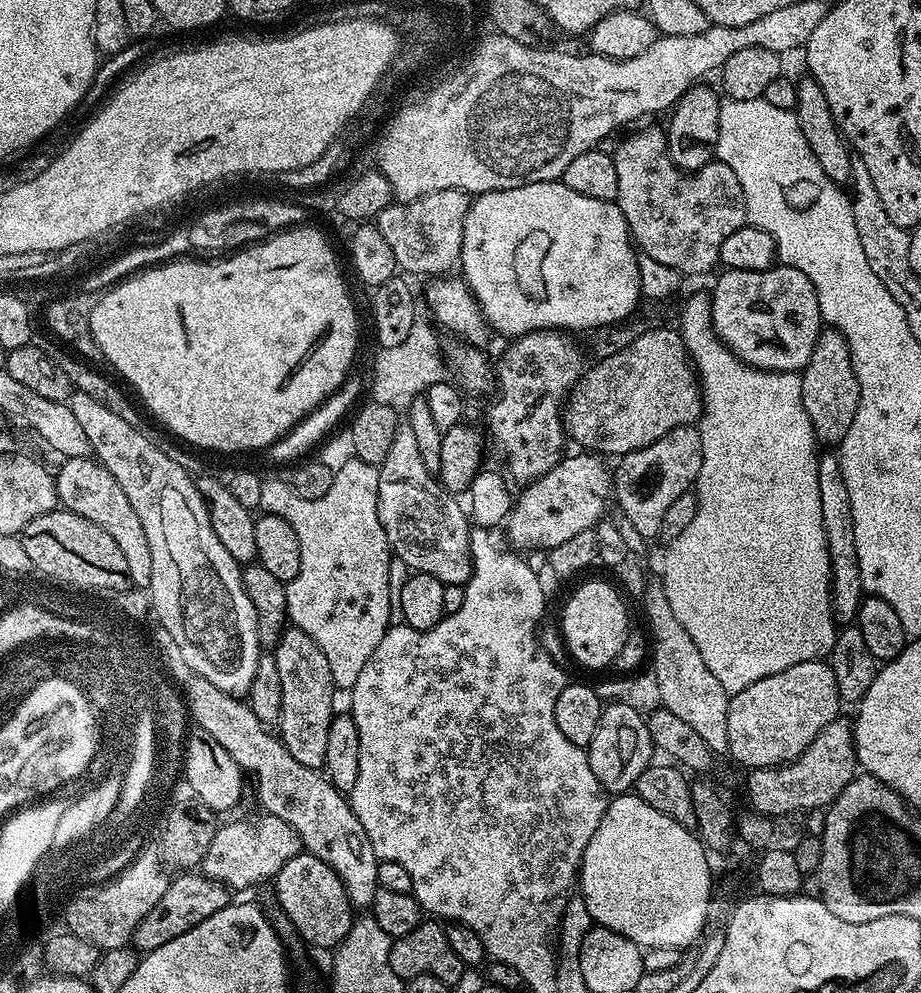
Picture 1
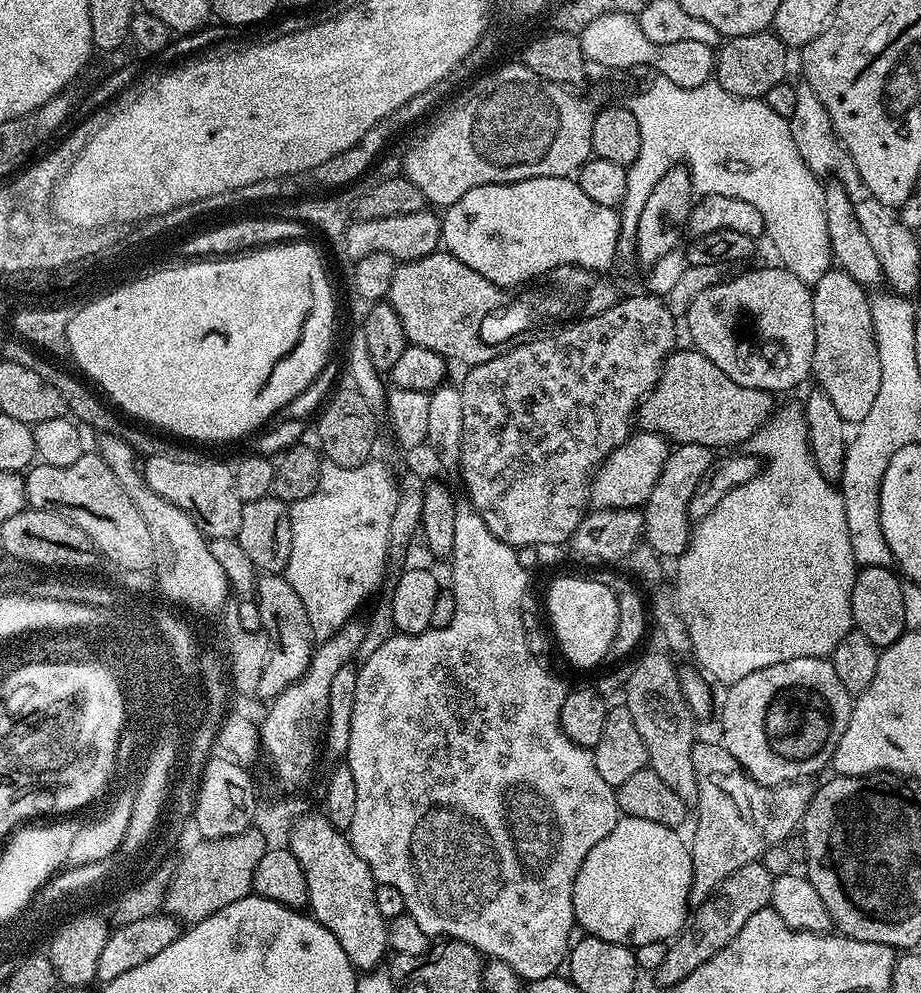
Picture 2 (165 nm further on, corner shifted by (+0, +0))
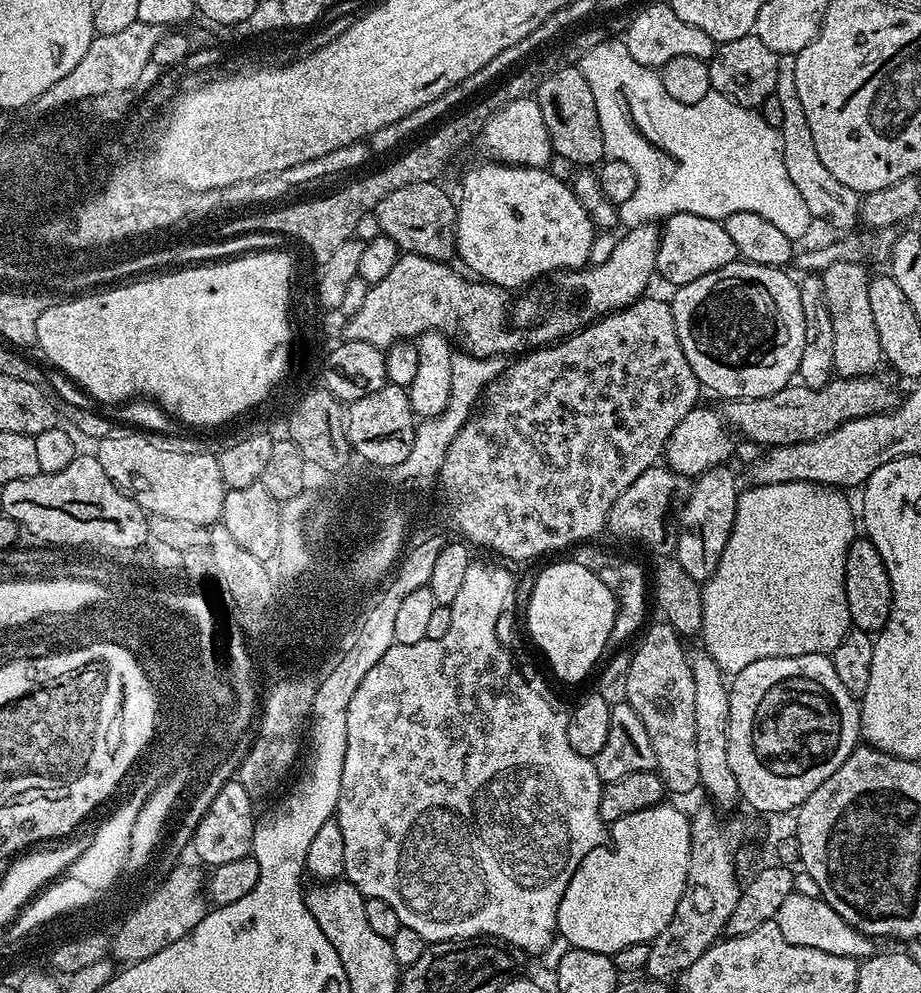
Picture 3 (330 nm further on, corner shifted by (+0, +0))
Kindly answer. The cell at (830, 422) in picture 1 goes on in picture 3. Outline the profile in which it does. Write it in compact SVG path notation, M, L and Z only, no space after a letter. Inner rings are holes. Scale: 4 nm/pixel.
M836 262L822 272L822 290L830 310L830 322L834 322L835 375L840 378L871 376L882 364L878 330L874 326L874 313L870 311L869 279L869 269L857 263Z

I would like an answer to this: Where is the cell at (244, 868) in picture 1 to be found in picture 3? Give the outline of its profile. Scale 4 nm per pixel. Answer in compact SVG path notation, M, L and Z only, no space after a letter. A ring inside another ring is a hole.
M175 872L172 879L160 888L140 912L130 914L131 919L125 924L124 932L112 940L111 955L117 961L124 960L120 962L145 960L158 954L158 950L166 950L170 942L178 942L178 938L190 934L190 930L194 930L194 926L198 926L198 922L202 922L202 918L209 912L200 901L204 890L198 889L199 882L200 878L194 872Z

